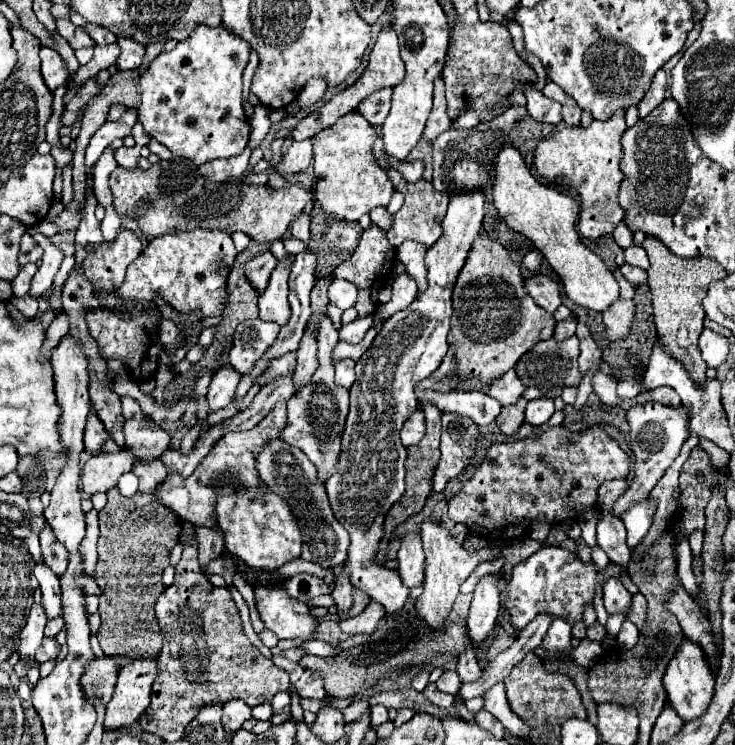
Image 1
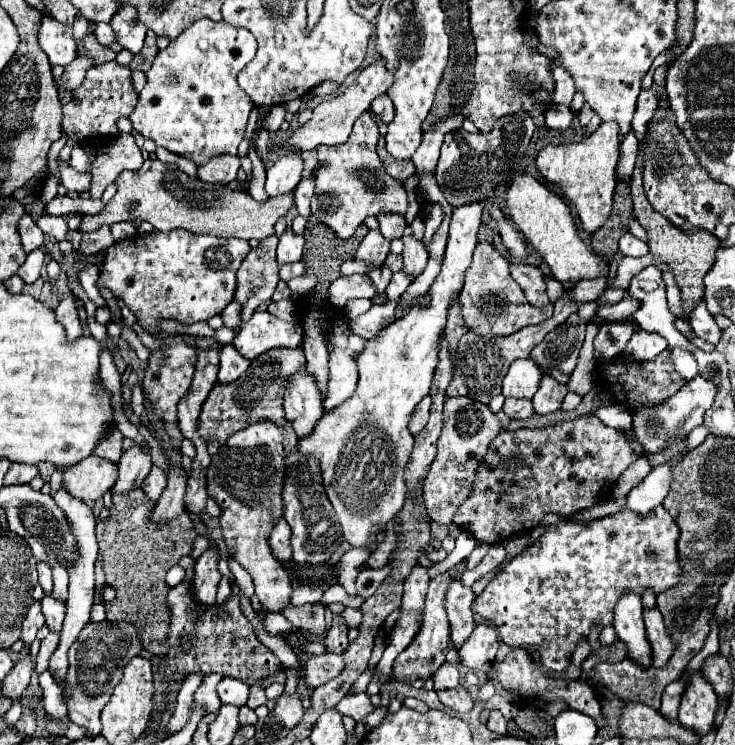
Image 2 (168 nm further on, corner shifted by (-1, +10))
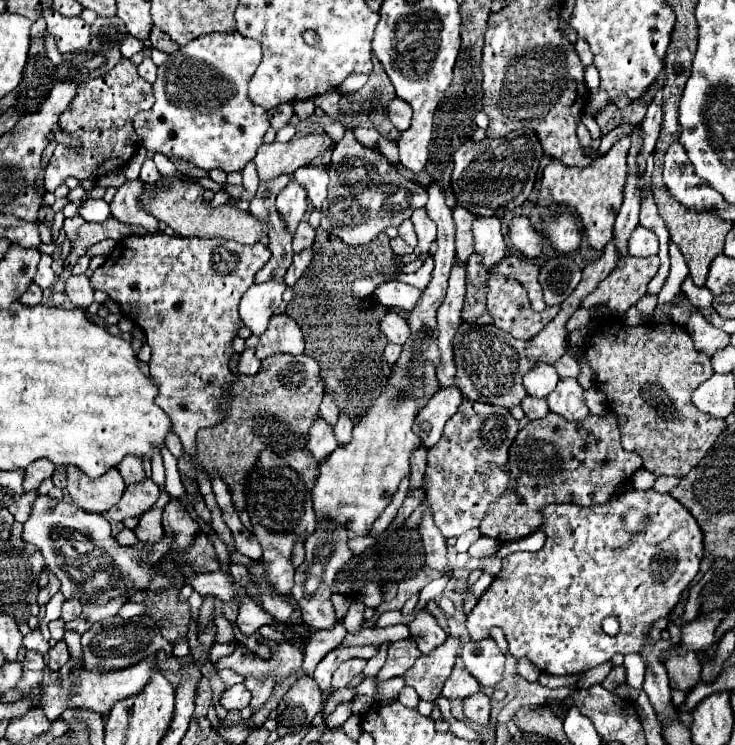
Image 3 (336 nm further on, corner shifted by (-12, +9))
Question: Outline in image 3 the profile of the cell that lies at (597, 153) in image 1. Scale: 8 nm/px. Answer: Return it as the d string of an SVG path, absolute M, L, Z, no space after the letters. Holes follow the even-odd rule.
M622 137L610 153L604 157L594 159L588 167L566 167L552 159L542 173L542 185L538 193L540 205L562 205L570 213L578 215L582 223L582 231L590 243L590 247L602 251L604 245L612 239L612 223L616 221L616 211L620 211L620 203L624 199L624 179L628 177L628 149L630 149L630 137Z

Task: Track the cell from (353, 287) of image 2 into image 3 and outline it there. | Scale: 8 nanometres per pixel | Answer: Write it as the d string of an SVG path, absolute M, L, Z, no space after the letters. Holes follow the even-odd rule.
M386 281L378 285L374 291L374 297L382 305L402 309L402 311L412 311L412 307L416 307L416 303L420 301L420 295L422 295L420 289L402 281Z

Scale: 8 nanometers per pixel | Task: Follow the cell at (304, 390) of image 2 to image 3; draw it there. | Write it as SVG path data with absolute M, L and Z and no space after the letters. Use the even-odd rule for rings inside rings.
M316 419L316 423L310 427L310 439L306 449L314 455L314 459L318 463L324 463L324 459L328 459L328 455L338 447L336 437L334 437L334 429L324 423L322 419Z

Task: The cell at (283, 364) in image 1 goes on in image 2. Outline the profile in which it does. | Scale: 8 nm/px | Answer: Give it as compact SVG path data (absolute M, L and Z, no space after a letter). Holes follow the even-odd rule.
M273 348L259 358L255 358L249 366L249 370L231 384L215 384L209 392L201 416L199 416L199 434L205 440L217 440L219 444L225 444L229 434L235 430L247 428L253 422L259 420L273 420L277 424L283 424L283 392L285 382L289 376L299 372L305 366L305 354L303 348Z

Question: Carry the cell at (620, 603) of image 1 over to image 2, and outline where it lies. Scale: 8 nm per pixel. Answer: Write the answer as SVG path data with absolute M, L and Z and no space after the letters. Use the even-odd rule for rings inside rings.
M633 590L621 594L617 606L615 606L615 632L617 636L627 644L629 652L627 656L639 662L641 666L649 666L651 662L651 646L645 638L645 626L643 626L643 606L641 596Z

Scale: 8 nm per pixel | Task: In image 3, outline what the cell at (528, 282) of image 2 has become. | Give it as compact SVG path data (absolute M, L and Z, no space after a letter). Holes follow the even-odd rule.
M508 255L500 263L496 263L488 269L490 275L504 275L504 277L516 279L526 289L532 309L534 311L544 311L546 303L542 299L542 287L538 283L538 271L540 271L538 265L528 263L528 261L524 261L516 255Z

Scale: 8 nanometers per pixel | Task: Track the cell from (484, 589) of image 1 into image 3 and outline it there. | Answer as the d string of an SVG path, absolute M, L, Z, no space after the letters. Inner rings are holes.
M494 639L466 643L462 649L462 659L466 669L480 681L480 685L496 687L502 681L506 657L500 653Z

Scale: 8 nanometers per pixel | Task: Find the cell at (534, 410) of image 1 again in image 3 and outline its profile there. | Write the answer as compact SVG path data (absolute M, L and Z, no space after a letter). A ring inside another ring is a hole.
M576 379L558 381L556 389L546 397L550 411L562 415L566 421L580 421L590 415L584 403L584 389Z

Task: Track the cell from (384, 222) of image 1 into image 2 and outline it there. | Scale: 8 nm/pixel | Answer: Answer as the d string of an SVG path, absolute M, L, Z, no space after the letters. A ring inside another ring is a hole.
M381 212L377 216L379 224L381 224L381 232L385 234L385 238L393 240L393 238L401 238L405 232L405 218L401 214L393 214L393 212Z

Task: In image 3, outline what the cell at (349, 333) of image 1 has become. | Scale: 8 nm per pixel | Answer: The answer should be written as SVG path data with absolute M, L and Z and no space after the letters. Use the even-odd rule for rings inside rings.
M390 311L390 313L382 319L380 329L382 329L382 333L386 335L386 339L388 339L390 343L402 345L402 343L410 337L410 327L408 327L406 319L400 317L400 315L394 313L394 311Z

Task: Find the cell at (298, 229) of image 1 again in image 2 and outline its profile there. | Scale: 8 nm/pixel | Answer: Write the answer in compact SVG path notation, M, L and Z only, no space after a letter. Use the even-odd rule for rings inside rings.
M303 178L301 182L299 182L299 186L295 188L295 192L293 192L293 196L295 196L295 206L297 206L297 210L299 210L299 214L303 216L303 218L309 218L309 214L311 214L311 208L309 208L309 202L311 202L311 196L313 196L313 178Z

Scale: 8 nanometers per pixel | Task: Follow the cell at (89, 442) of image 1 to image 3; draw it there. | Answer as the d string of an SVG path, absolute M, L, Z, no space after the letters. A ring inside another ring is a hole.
M128 455L120 465L118 465L118 471L124 479L126 485L136 485L140 481L146 479L146 473L144 473L144 467L142 467L142 461L138 457L132 457Z

